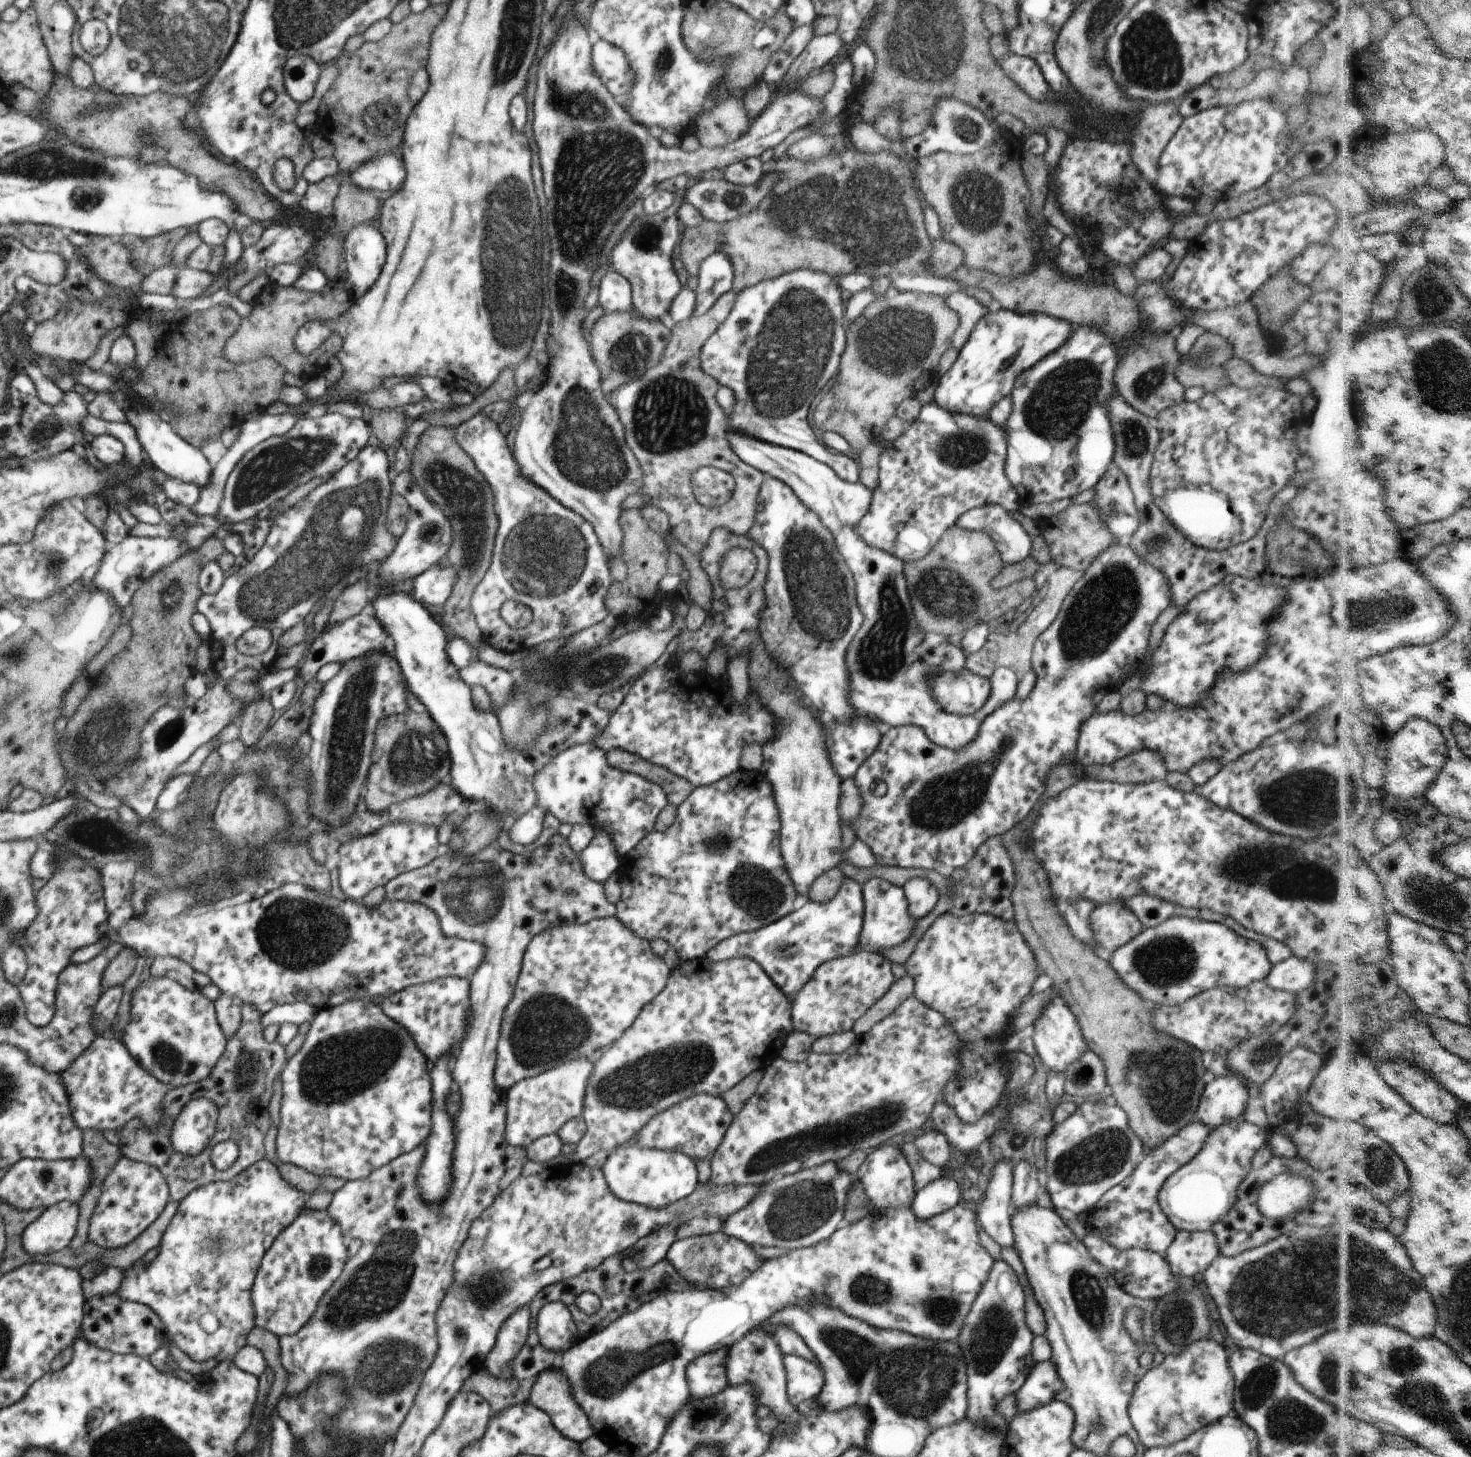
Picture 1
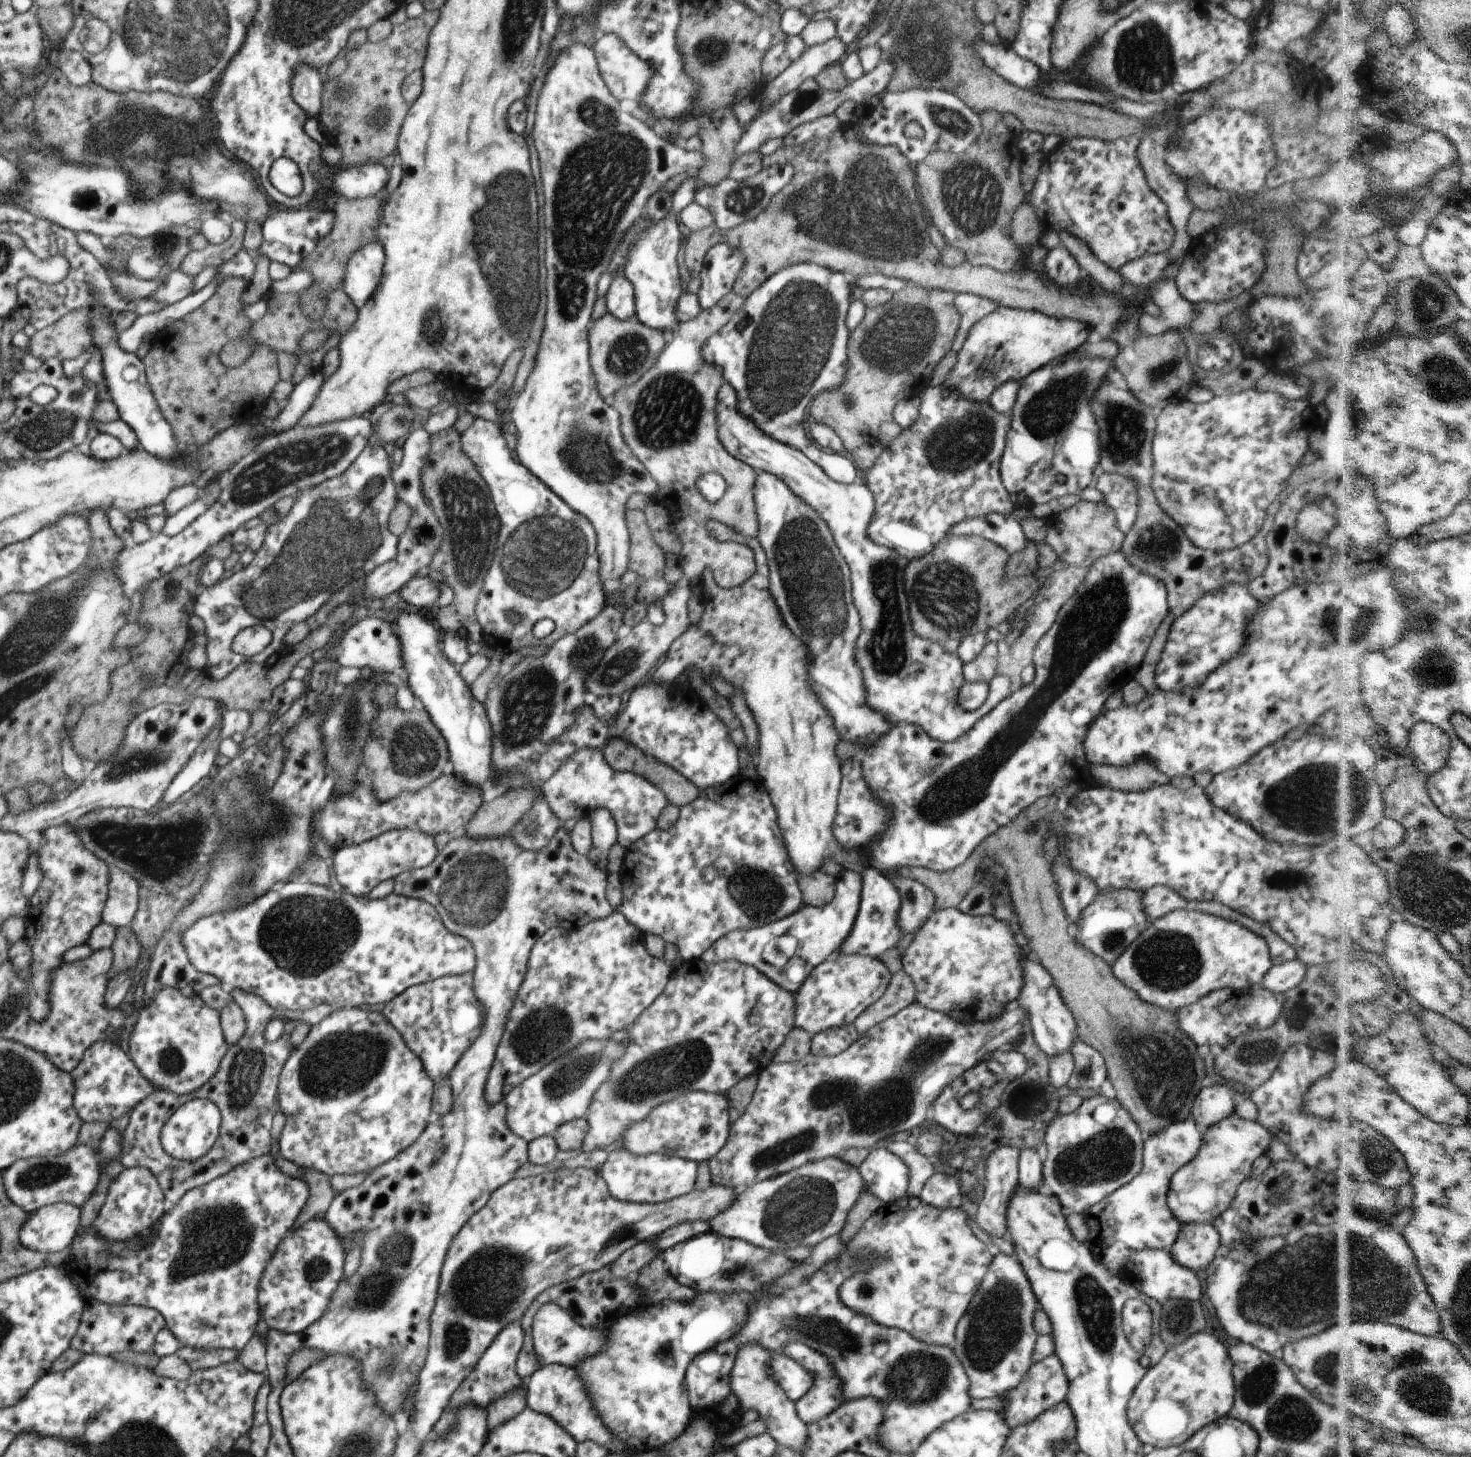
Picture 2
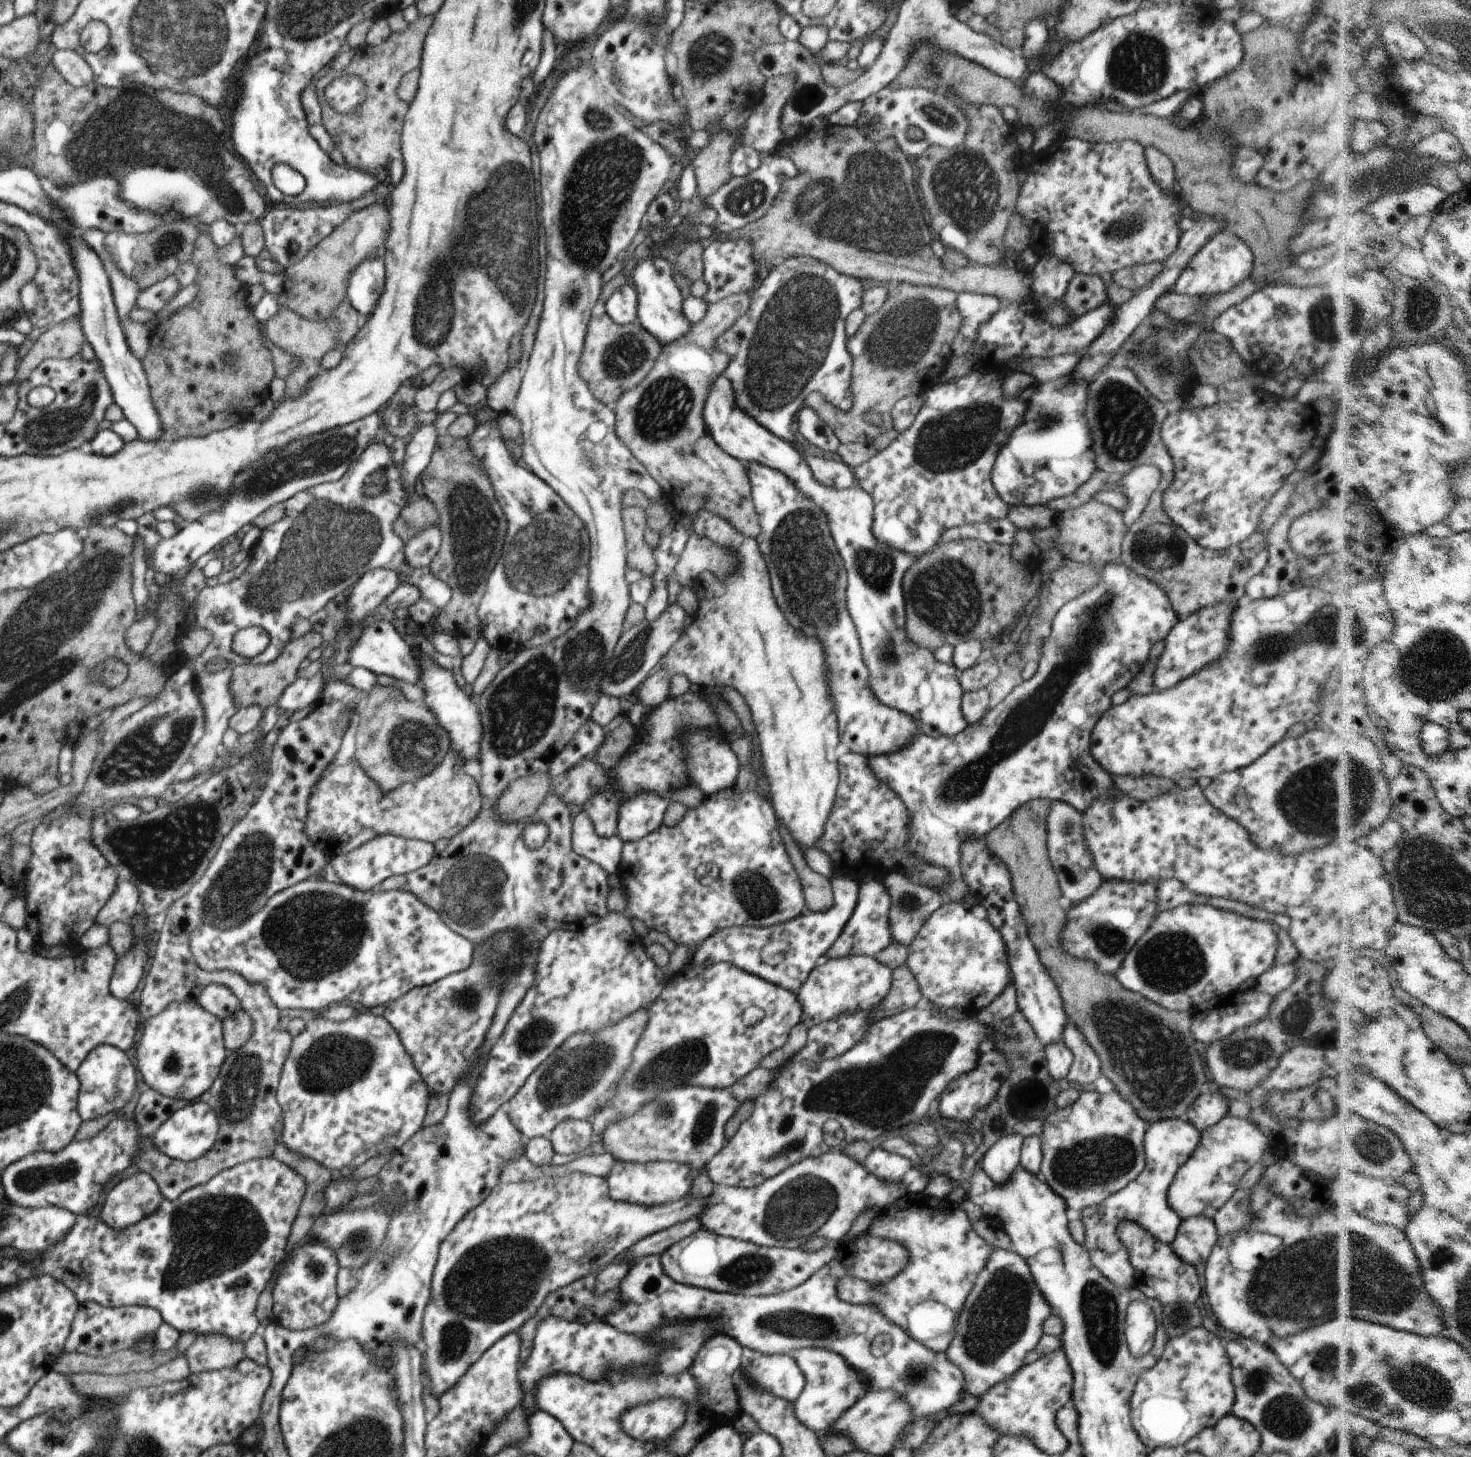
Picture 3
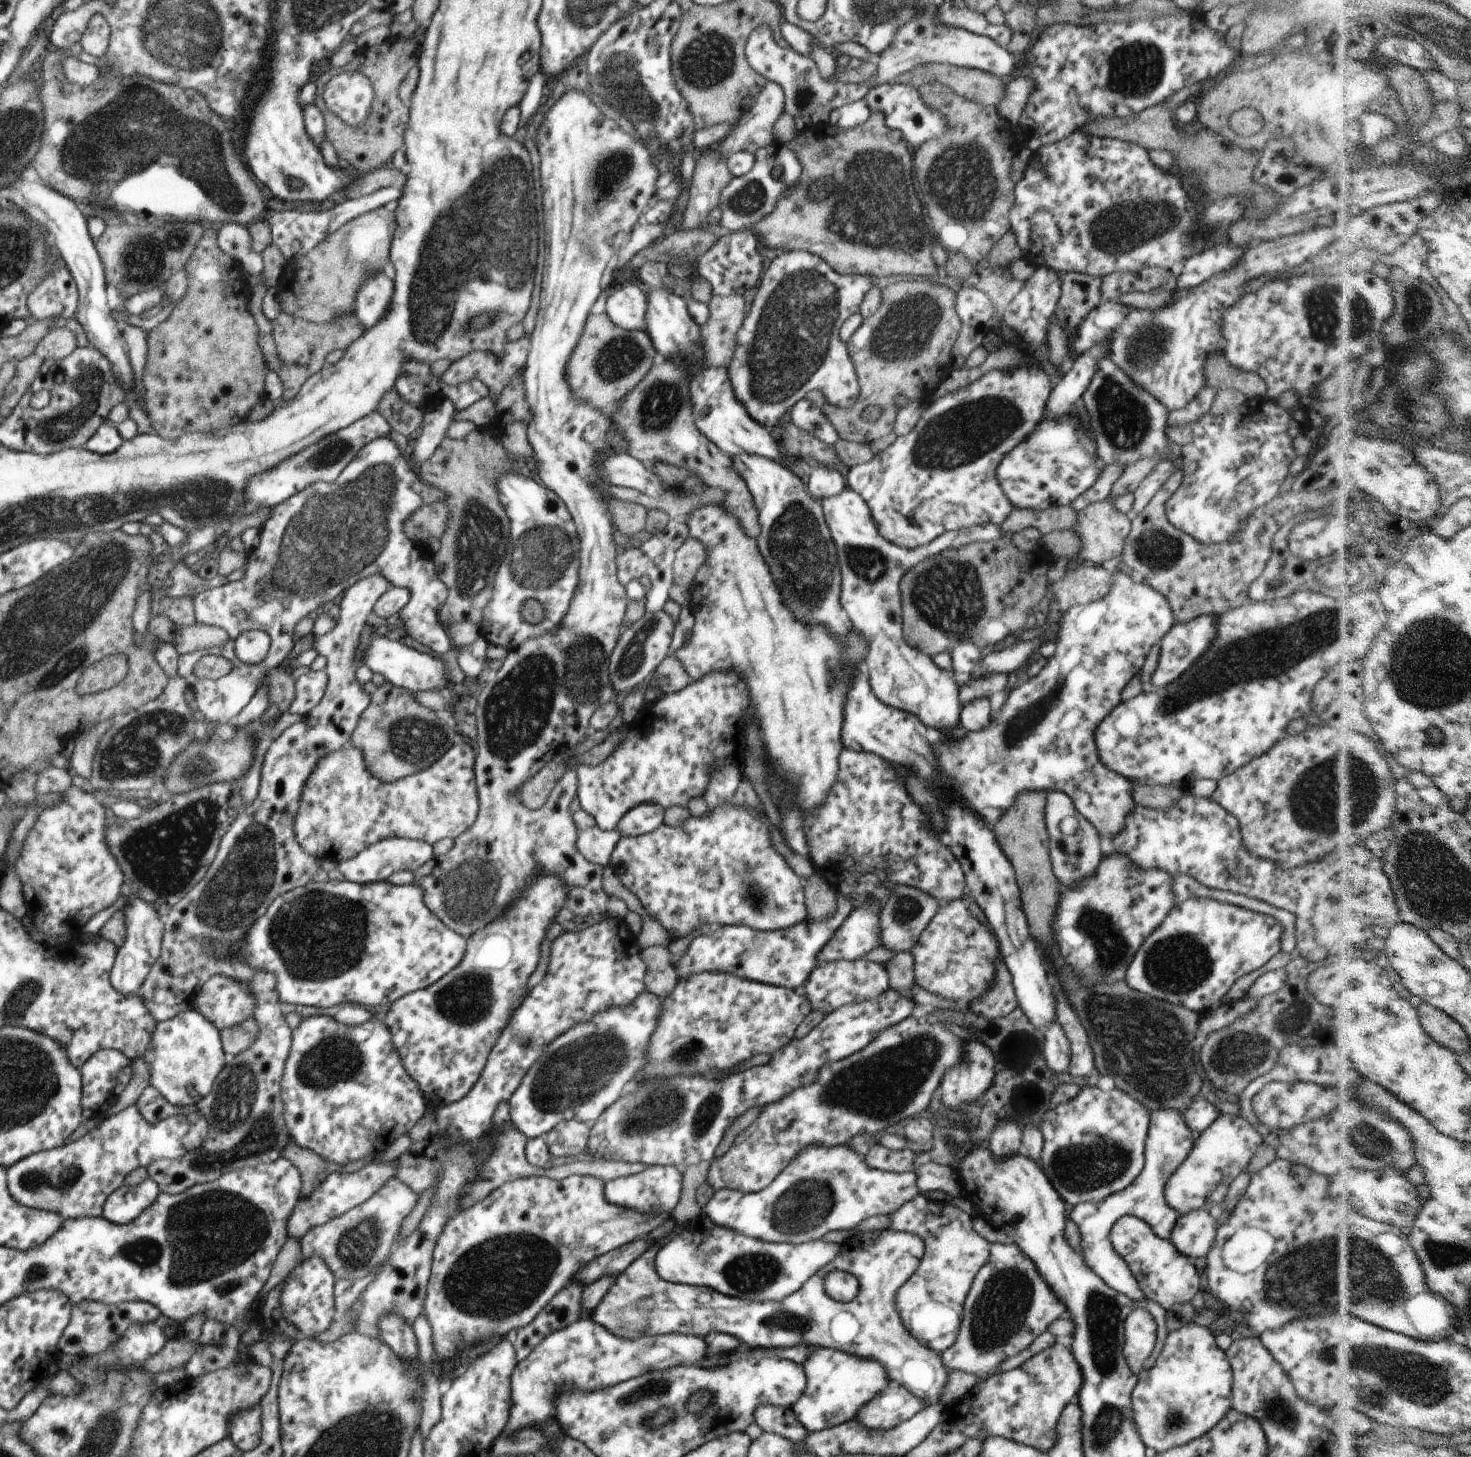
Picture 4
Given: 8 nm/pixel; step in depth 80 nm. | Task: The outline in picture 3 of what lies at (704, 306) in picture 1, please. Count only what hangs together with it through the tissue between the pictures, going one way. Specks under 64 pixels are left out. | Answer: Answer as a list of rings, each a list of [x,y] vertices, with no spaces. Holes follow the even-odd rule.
[[[724,236],[717,237],[708,243],[702,252],[702,278],[707,290],[701,300],[707,305],[733,294],[753,290],[757,286],[758,280],[755,278],[755,270],[753,270],[751,244],[741,238],[735,240]]]

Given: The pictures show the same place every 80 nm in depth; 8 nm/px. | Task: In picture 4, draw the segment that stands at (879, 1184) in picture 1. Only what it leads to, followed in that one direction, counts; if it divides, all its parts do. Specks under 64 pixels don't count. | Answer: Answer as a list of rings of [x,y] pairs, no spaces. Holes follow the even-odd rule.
[[[875,1142],[869,1147],[867,1154],[864,1156],[864,1161],[872,1169],[904,1173],[913,1172],[914,1158],[915,1155],[907,1147],[895,1150]]]

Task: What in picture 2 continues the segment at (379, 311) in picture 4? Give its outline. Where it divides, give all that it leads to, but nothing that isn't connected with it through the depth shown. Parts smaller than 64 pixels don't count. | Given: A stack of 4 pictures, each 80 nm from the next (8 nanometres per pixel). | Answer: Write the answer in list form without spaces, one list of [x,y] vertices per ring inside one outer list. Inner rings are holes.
[[[379,242],[367,243],[348,258],[342,290],[355,308],[361,308],[377,288],[383,266],[383,252]]]

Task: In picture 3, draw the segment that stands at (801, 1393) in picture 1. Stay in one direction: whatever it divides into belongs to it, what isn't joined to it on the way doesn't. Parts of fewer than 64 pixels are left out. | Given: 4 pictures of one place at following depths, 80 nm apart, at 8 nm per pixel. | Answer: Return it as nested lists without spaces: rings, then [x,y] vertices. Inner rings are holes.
[[[790,1354],[751,1356],[742,1368],[747,1384],[753,1390],[767,1392],[787,1402],[793,1403],[805,1385],[805,1376]]]

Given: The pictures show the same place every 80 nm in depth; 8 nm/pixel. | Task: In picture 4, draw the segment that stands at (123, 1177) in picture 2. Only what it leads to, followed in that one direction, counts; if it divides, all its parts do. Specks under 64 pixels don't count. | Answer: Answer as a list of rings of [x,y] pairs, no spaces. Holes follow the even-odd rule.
[[[149,1178],[133,1187],[121,1185],[105,1199],[101,1216],[116,1225],[131,1222],[158,1194],[158,1186]]]

